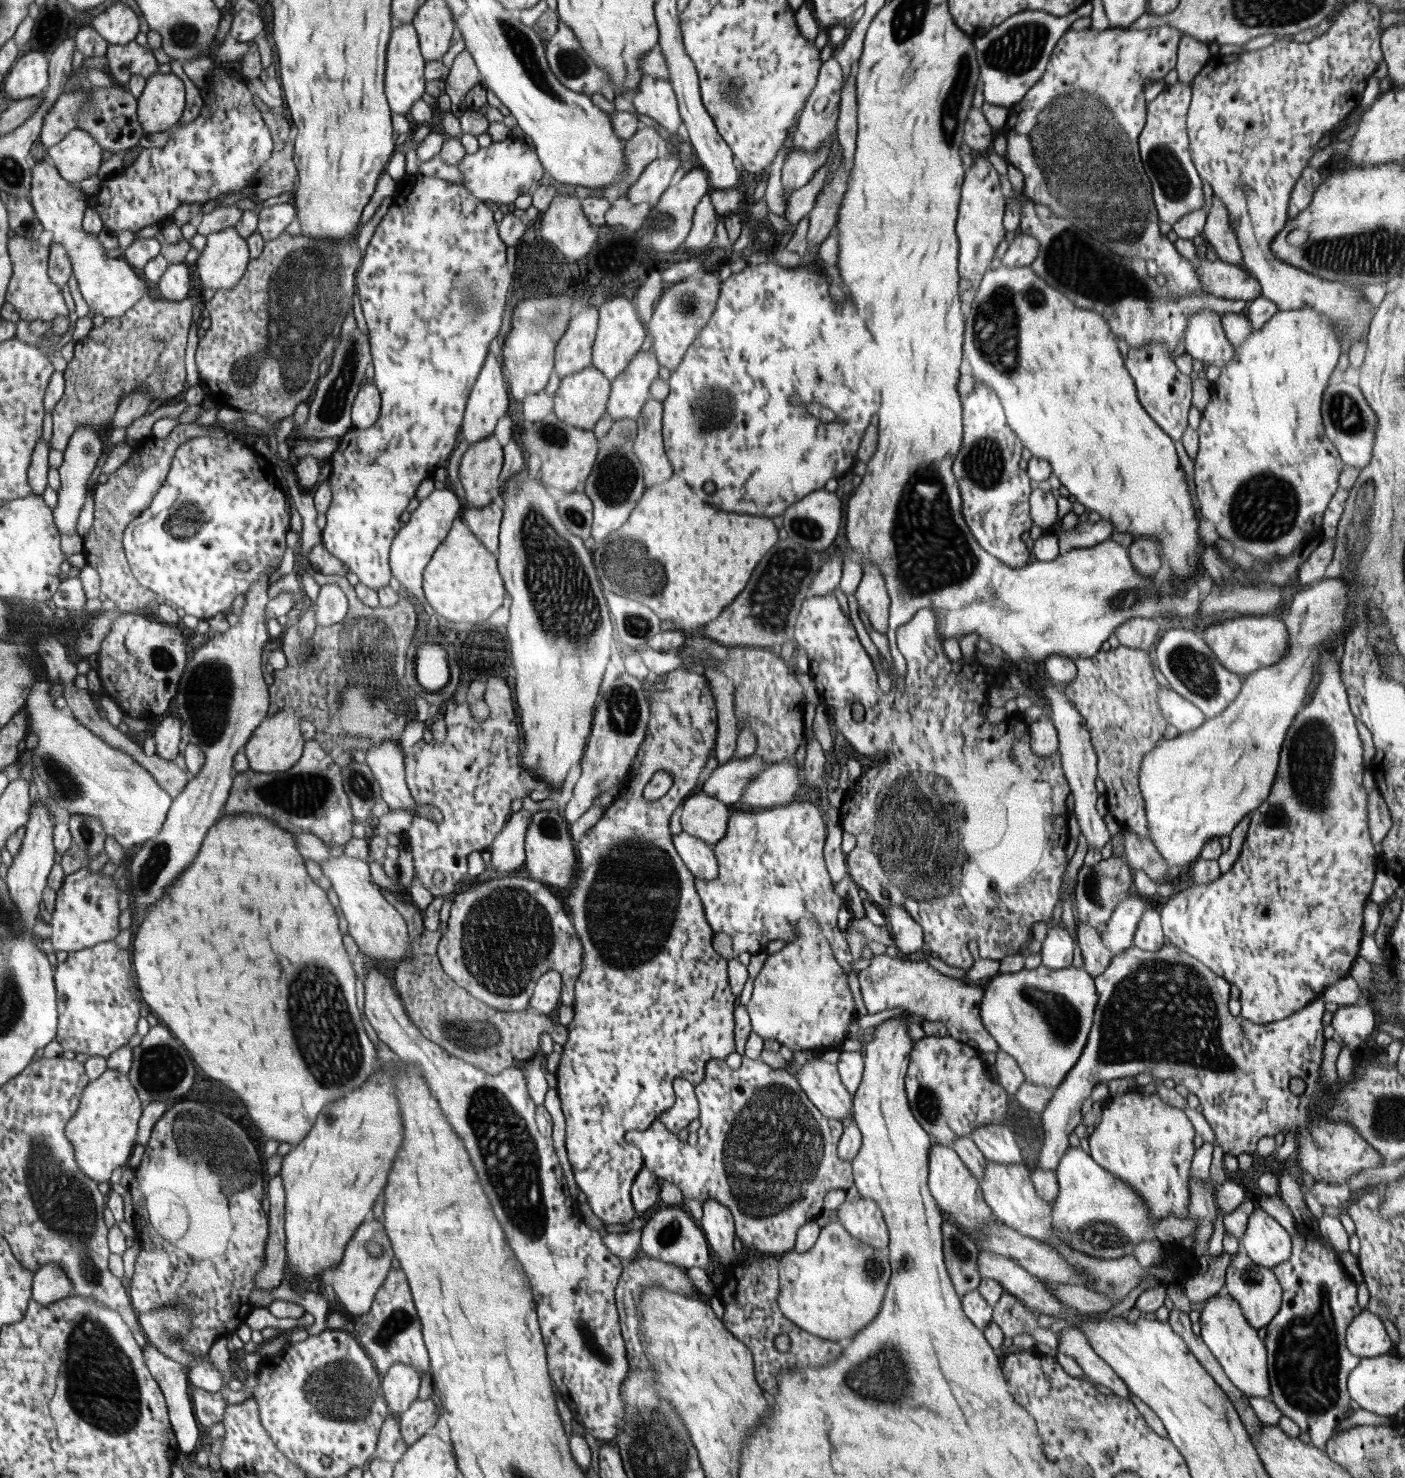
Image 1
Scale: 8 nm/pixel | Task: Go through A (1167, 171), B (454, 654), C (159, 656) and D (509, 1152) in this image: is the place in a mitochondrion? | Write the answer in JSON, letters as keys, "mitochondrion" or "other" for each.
{"A":"mitochondrion","B":"other","C":"mitochondrion","D":"mitochondrion"}

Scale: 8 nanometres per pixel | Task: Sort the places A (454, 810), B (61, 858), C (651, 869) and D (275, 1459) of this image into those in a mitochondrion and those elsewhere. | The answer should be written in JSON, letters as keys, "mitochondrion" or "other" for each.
{"A":"other","B":"other","C":"mitochondrion","D":"other"}

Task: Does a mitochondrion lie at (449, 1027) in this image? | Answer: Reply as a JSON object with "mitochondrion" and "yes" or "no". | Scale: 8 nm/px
{"mitochondrion":"yes"}

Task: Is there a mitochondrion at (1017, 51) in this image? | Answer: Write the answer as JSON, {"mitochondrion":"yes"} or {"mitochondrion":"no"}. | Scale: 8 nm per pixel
{"mitochondrion":"yes"}

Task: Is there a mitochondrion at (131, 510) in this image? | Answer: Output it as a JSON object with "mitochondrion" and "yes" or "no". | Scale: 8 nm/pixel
{"mitochondrion":"no"}

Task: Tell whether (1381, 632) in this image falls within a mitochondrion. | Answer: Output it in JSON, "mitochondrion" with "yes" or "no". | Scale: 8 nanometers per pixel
{"mitochondrion":"yes"}

